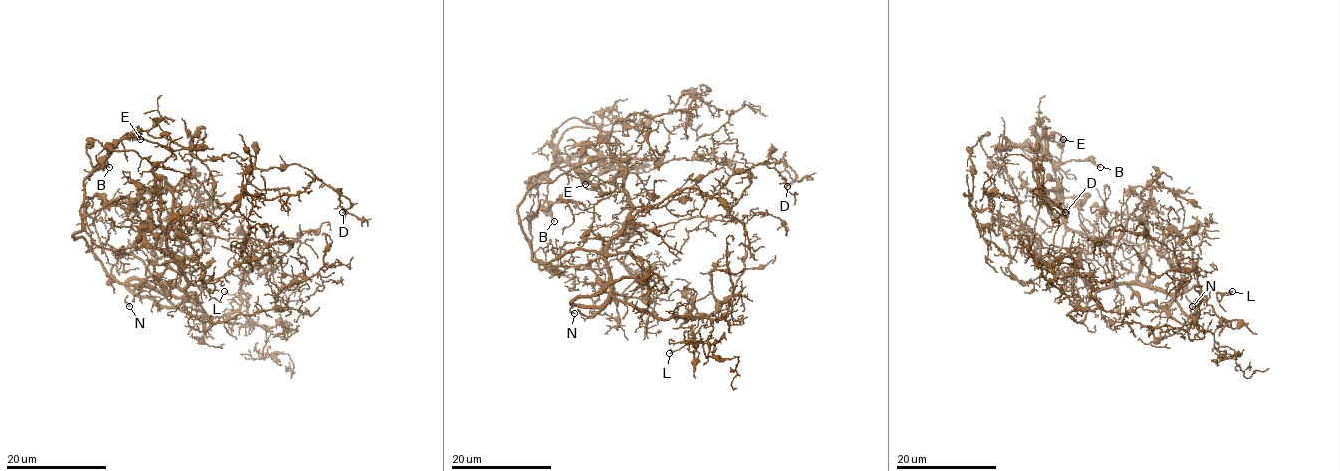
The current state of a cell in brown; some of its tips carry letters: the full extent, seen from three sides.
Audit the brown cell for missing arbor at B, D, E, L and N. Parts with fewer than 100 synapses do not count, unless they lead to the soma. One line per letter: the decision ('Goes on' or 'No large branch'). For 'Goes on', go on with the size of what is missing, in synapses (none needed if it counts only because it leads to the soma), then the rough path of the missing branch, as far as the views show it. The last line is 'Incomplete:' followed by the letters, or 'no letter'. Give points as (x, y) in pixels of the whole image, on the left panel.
B: No large branch
D: No large branch
E: No large branch
L: No large branch
N: Goes on
Incomplete: N

